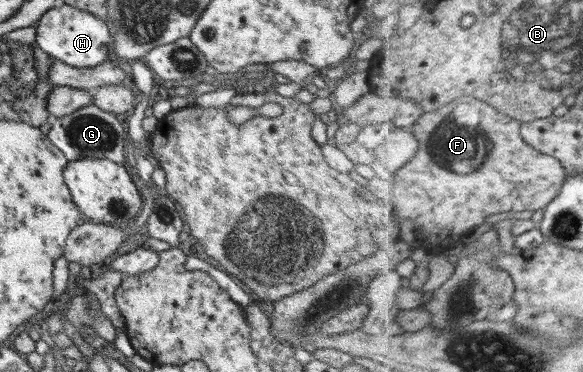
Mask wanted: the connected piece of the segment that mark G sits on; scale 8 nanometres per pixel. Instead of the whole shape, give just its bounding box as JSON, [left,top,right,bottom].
[46,104,125,164]

